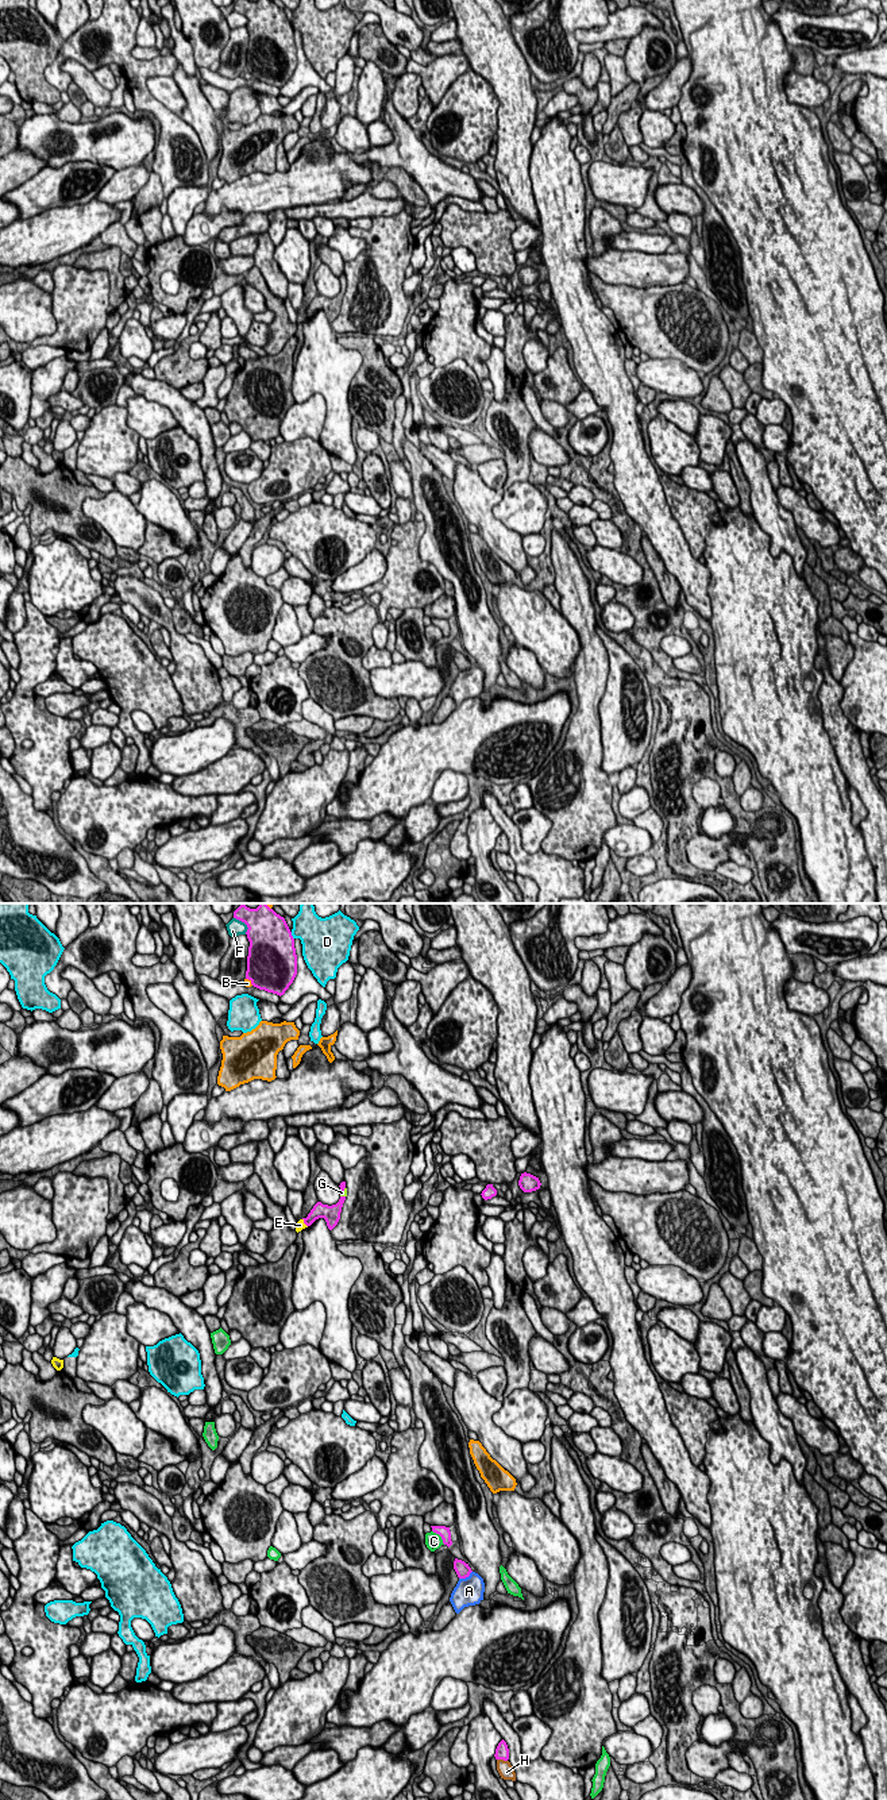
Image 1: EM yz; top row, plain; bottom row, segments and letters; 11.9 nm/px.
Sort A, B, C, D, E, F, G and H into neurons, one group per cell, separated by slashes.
A / B / C / D / E G / F / H

